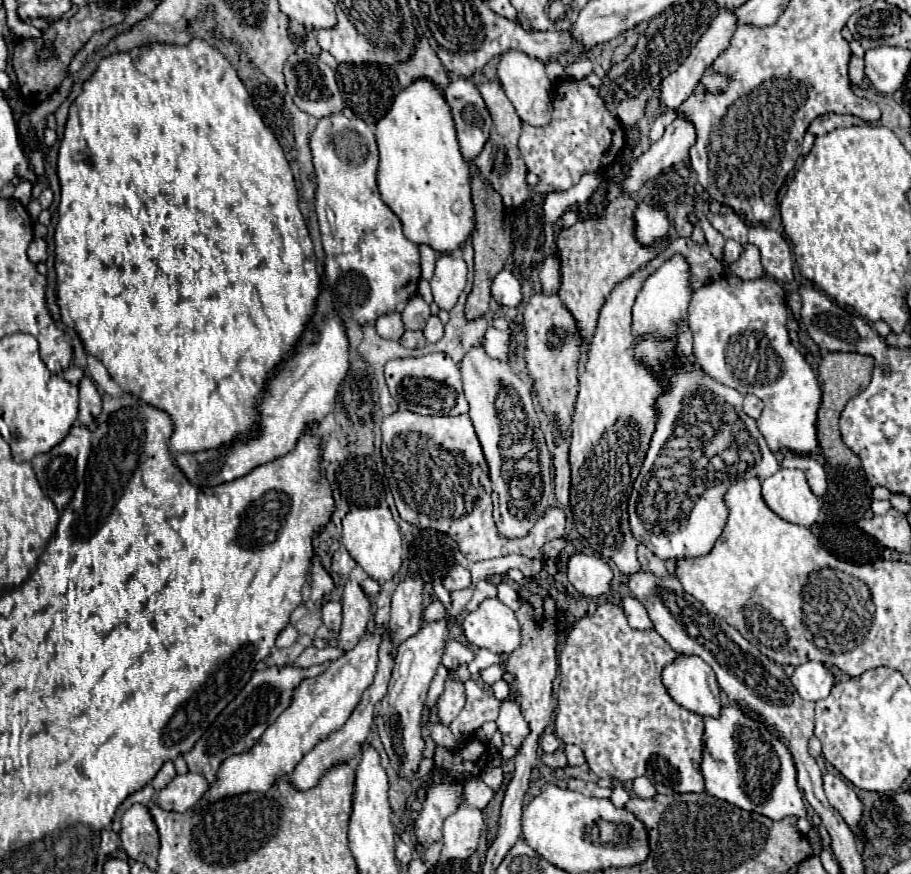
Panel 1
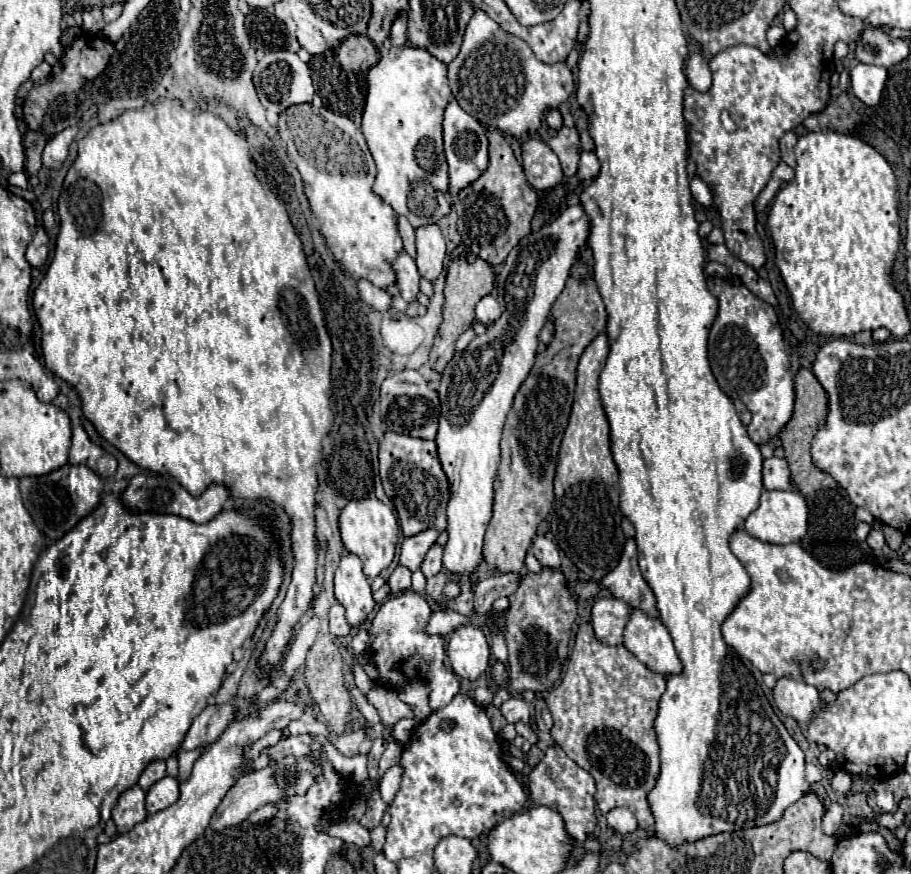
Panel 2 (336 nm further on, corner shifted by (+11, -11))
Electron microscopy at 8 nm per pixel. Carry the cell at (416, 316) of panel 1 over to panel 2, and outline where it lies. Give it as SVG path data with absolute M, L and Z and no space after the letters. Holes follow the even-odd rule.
M403 251L399 253L399 257L395 259L395 271L397 271L397 287L401 291L401 297L407 303L417 301L419 295L419 273L417 273L417 265L415 261Z

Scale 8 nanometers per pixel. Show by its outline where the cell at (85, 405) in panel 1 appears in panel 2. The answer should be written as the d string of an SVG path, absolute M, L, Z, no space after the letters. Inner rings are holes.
M81 425L73 427L73 445L71 445L71 451L69 451L69 463L73 463L73 465L79 465L79 463L93 465L93 463L97 463L97 459L101 455L103 455L101 447L95 445L89 439L85 429Z

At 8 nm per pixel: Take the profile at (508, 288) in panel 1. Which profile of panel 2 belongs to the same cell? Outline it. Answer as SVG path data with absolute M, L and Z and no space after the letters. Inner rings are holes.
M485 295L485 297L477 303L477 307L475 307L475 315L477 315L477 319L479 319L481 323L485 323L485 325L491 325L493 321L497 321L499 315L501 315L501 309L499 309L497 299L495 299L493 295Z

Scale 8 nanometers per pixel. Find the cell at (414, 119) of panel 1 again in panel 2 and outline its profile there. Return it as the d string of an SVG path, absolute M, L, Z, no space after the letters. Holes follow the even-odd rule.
M401 13L391 27L391 51L367 73L369 87L361 131L377 165L373 193L419 229L435 225L451 211L441 129L451 89L447 67L441 61L431 57L425 49L405 45L405 23L407 13Z

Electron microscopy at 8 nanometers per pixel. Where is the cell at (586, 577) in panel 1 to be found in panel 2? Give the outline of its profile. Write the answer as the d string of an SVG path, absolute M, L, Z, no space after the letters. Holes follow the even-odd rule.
M535 537L533 539L533 553L537 557L537 561L543 565L543 567L551 567L551 569L559 569L561 567L561 557L559 557L559 551L557 547L545 539L545 537Z

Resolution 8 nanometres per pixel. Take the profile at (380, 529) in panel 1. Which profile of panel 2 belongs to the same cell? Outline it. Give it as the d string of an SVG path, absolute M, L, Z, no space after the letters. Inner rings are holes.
M370 495L363 499L349 501L341 511L339 529L341 529L341 539L345 549L361 559L363 573L367 579L377 577L381 571L385 571L391 565L395 555L395 545L399 539L397 537L399 525L395 513L389 507L385 507L376 496Z

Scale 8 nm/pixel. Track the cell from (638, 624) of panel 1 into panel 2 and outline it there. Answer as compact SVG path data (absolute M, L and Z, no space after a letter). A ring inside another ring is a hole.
M599 597L591 609L595 637L605 645L621 645L623 629L631 617L631 607L615 597Z

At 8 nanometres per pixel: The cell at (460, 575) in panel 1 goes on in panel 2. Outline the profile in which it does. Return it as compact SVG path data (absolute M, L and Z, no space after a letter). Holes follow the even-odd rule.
M437 543L429 549L429 553L425 555L425 561L421 565L421 571L425 577L433 577L441 571L441 555L443 555L443 547L439 547Z

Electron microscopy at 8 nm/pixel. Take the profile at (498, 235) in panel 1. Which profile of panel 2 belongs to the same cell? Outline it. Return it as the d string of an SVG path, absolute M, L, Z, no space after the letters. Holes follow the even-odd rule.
M459 257L459 259L453 259L449 269L447 269L447 283L445 283L445 305L443 305L443 323L439 327L439 333L435 337L435 345L431 349L431 367L435 371L443 371L445 365L451 361L453 357L453 345L455 341L459 339L461 333L465 333L471 325L473 325L473 319L475 319L475 305L477 301L483 297L483 295L489 295L493 291L493 285L495 285L495 271L493 267L475 257L473 261L465 259L465 257Z

